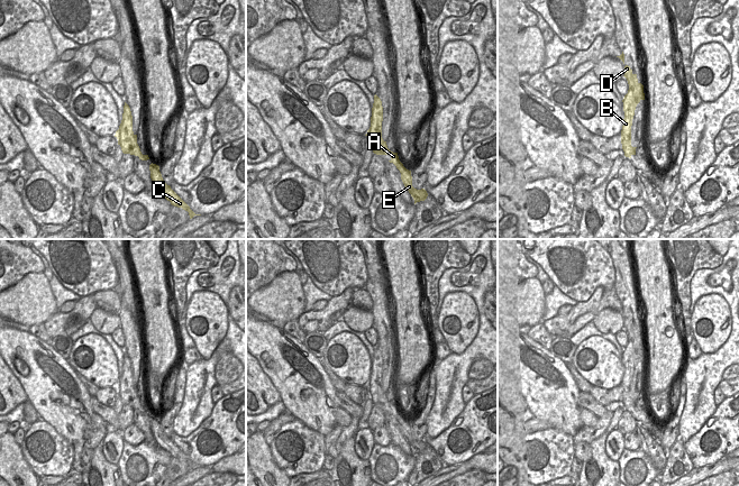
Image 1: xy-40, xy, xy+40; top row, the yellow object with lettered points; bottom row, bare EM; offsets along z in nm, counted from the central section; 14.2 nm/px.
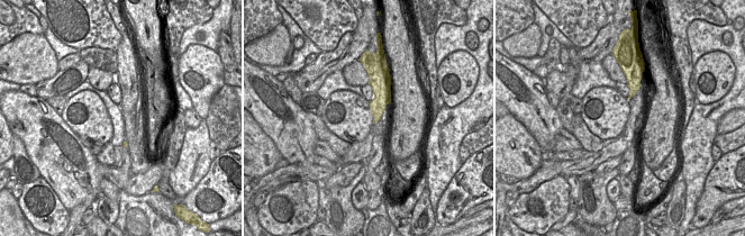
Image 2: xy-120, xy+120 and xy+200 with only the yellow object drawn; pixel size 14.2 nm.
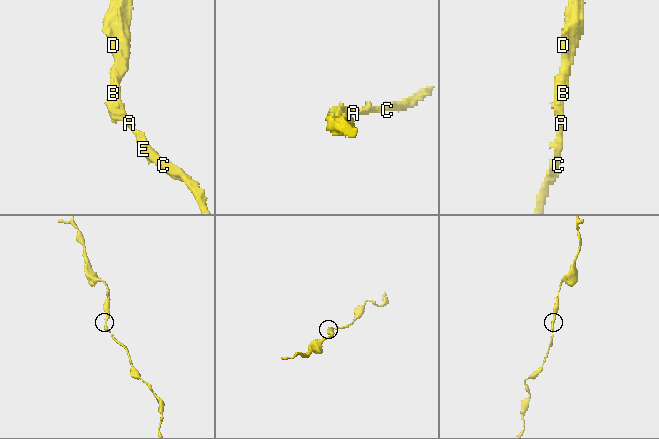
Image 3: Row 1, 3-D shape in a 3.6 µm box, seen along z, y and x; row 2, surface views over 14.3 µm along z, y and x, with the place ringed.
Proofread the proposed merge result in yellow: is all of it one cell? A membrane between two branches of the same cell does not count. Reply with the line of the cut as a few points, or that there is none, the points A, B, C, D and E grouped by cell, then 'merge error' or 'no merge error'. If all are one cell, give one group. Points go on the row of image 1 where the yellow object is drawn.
cut none; groups A B C D E; no merge error

